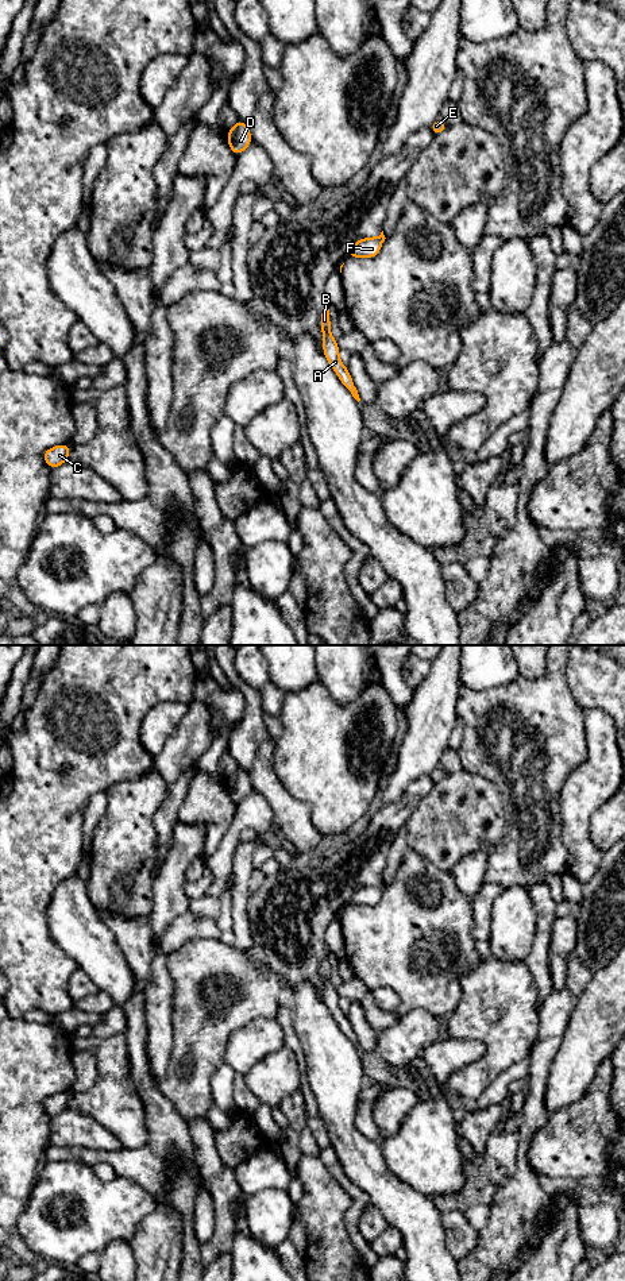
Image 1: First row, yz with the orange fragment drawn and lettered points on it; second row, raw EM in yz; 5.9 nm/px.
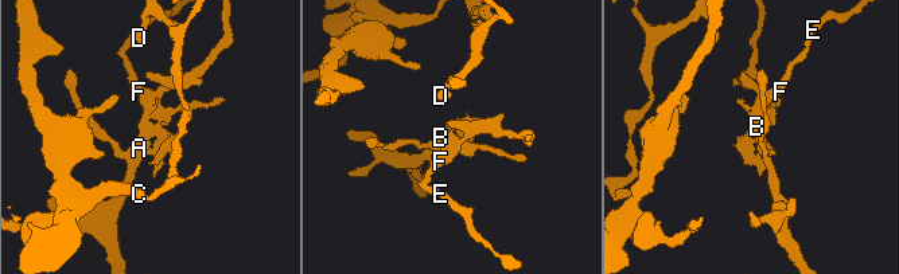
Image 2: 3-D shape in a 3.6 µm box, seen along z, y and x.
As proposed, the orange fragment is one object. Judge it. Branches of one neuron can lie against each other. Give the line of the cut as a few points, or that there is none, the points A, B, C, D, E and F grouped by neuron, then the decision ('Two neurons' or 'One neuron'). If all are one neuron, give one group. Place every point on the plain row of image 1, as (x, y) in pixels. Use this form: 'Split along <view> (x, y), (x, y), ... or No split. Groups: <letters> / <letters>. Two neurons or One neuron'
No split. Groups: A B C D E F. One neuron

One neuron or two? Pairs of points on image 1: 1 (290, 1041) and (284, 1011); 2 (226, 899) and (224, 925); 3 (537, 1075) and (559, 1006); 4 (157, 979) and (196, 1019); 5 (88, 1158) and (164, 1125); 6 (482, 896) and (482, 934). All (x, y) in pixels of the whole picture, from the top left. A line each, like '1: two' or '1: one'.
1: one
2: one
3: one
4: two
5: one
6: one

